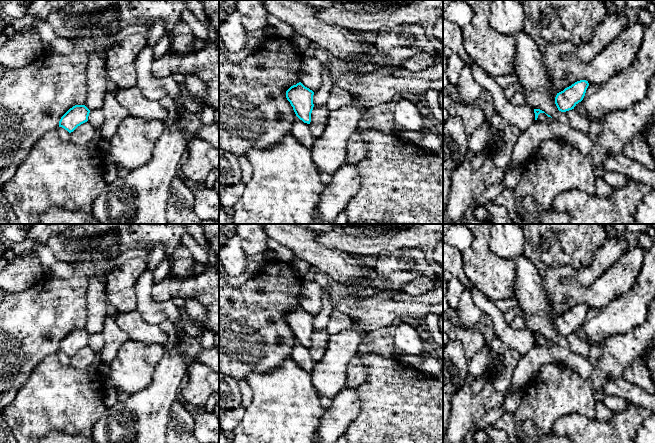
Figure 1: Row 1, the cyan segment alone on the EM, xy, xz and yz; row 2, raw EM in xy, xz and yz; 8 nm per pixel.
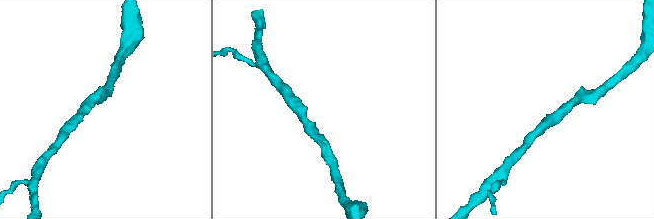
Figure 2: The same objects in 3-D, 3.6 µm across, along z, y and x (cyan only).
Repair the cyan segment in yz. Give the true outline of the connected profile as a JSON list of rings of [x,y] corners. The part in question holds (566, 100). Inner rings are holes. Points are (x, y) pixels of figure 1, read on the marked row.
[[[580,80],[557,93],[555,104],[558,110],[566,112],[574,109],[574,107],[583,100],[588,86],[588,81]]]

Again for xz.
[[[301,82],[291,86],[286,91],[286,98],[290,102],[296,116],[304,123],[310,124],[314,92]]]

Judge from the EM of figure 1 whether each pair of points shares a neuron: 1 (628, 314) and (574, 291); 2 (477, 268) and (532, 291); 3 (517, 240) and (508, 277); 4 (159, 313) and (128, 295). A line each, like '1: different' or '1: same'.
1: different
2: different
3: different
4: different

